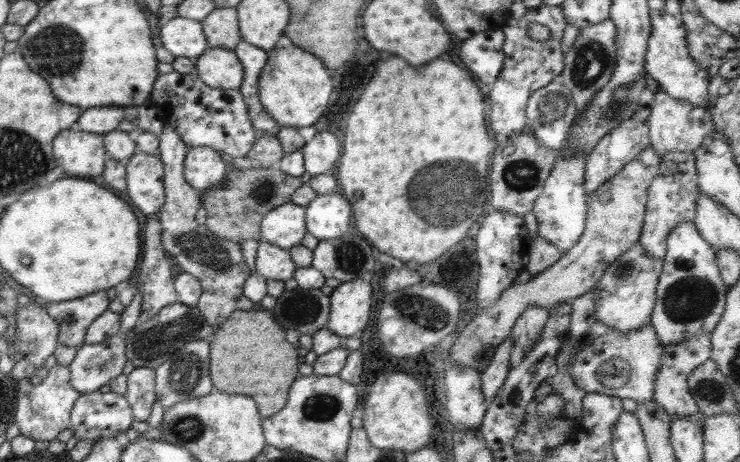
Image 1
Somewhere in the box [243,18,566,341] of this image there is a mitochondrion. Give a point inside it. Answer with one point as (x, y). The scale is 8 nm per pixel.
(423, 187)

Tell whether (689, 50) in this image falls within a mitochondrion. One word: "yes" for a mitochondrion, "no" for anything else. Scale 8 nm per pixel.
no

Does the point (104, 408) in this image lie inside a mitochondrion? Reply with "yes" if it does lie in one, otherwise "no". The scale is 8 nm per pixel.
no

